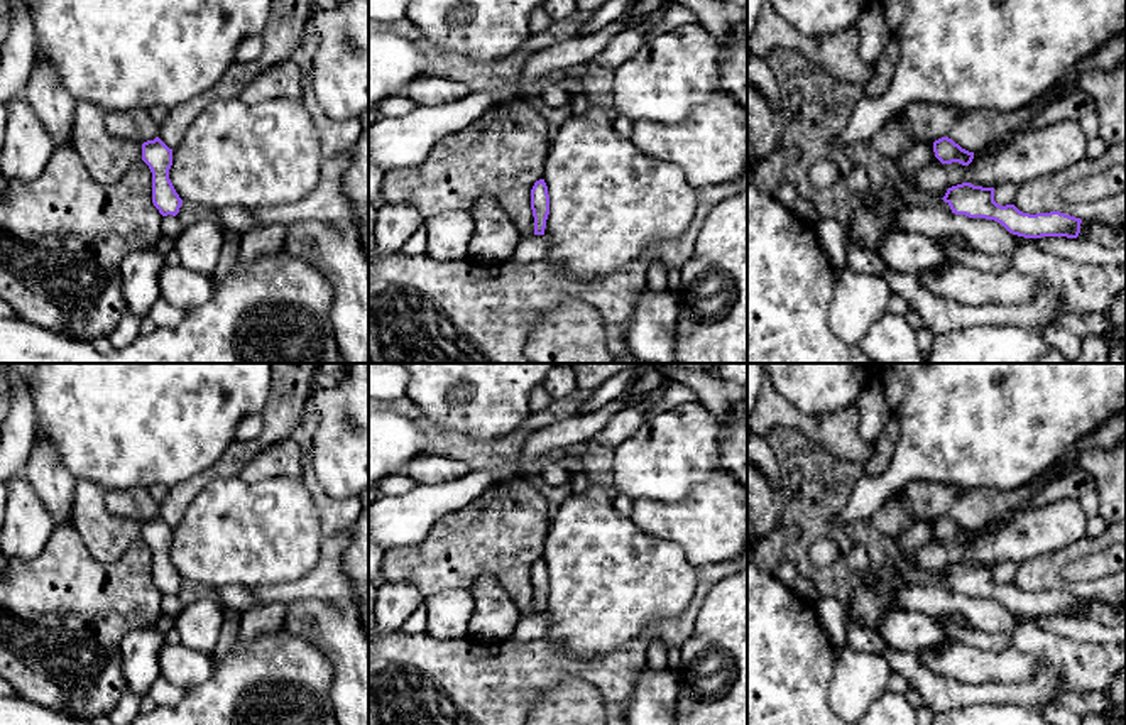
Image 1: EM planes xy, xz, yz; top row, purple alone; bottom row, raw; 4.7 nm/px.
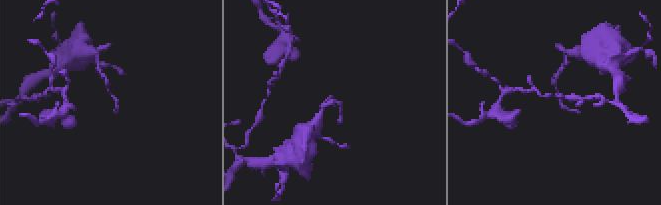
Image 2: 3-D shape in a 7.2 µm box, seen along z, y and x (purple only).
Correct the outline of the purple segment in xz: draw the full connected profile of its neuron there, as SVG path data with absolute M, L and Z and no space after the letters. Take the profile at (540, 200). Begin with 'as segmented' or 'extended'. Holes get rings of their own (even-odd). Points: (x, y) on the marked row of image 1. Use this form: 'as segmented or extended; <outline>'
as segmented; M544 179L536 181L531 189L531 210L534 216L534 235L544 235L549 215L549 194Z

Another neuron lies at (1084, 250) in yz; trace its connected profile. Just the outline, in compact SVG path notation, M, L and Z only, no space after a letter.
M1041 237L1036 243L1060 259L1126 267L1126 245L1121 248L1107 248L1090 240L1067 237Z

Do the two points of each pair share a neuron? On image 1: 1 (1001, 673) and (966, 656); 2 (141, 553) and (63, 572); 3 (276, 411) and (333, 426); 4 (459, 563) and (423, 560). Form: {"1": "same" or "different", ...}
{"1": "same", "2": "same", "3": "different", "4": "same"}

